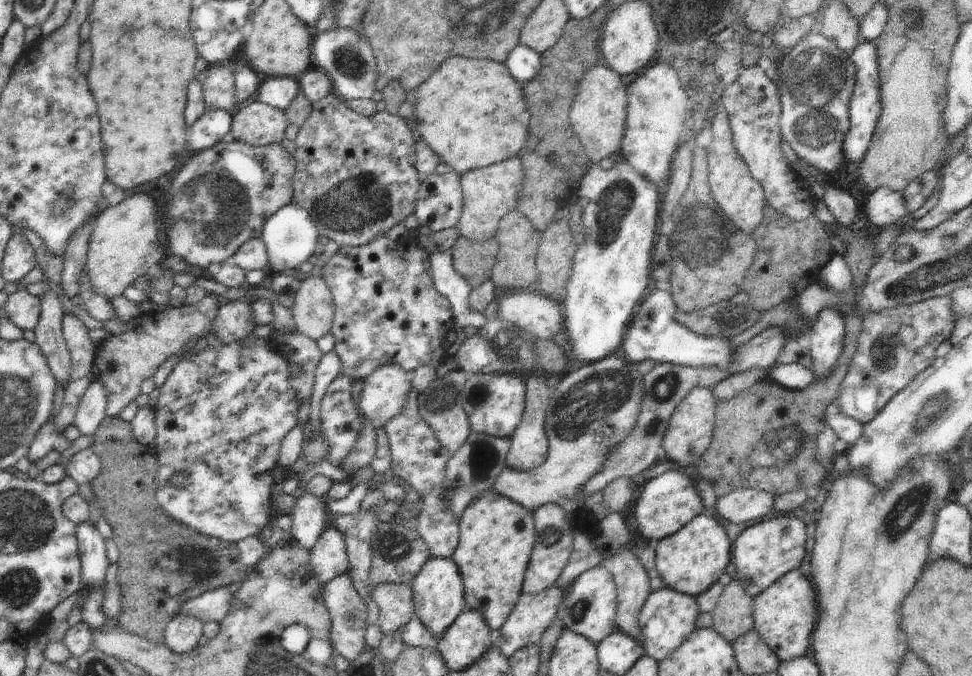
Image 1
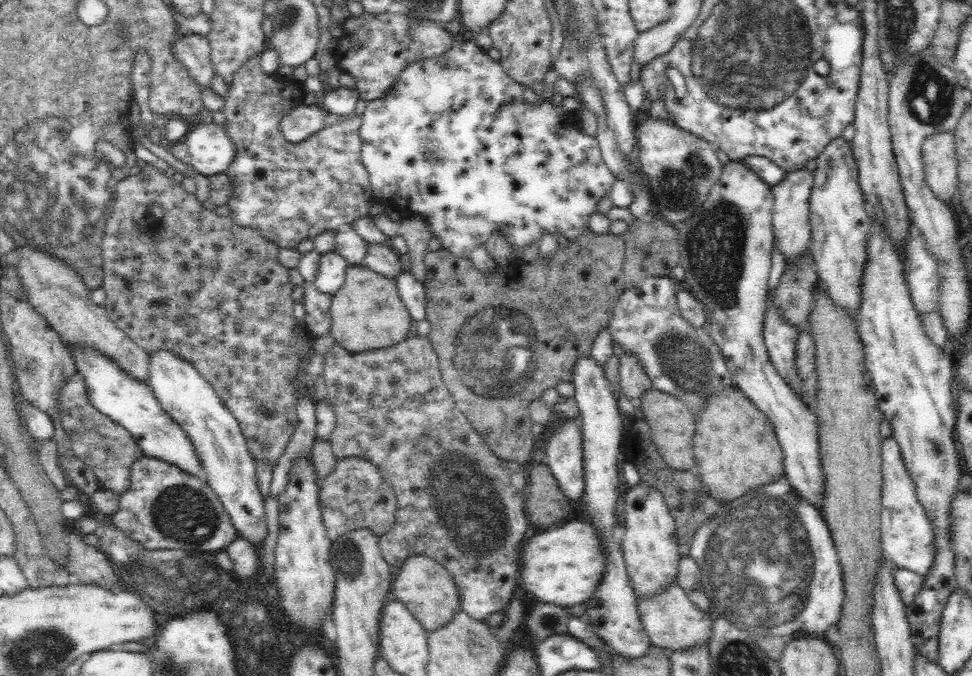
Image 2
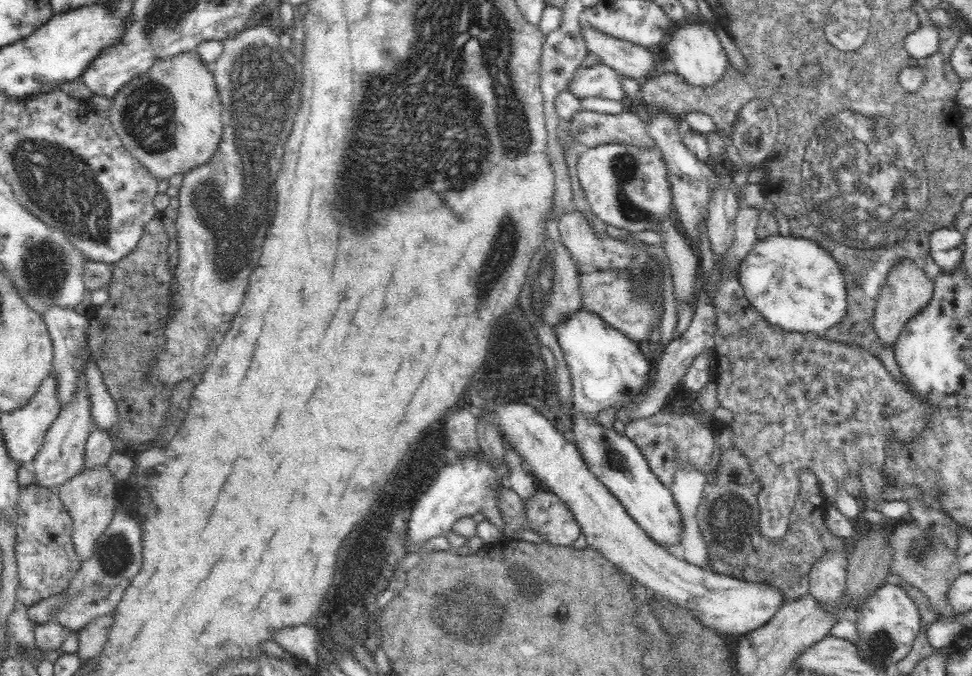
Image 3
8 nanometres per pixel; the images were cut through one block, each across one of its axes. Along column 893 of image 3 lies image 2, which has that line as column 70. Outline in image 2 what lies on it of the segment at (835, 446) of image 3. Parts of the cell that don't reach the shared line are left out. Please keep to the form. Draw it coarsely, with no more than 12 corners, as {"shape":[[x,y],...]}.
{"shape":[[80,372],[59,393],[76,458],[122,495],[145,456],[90,401]]}

